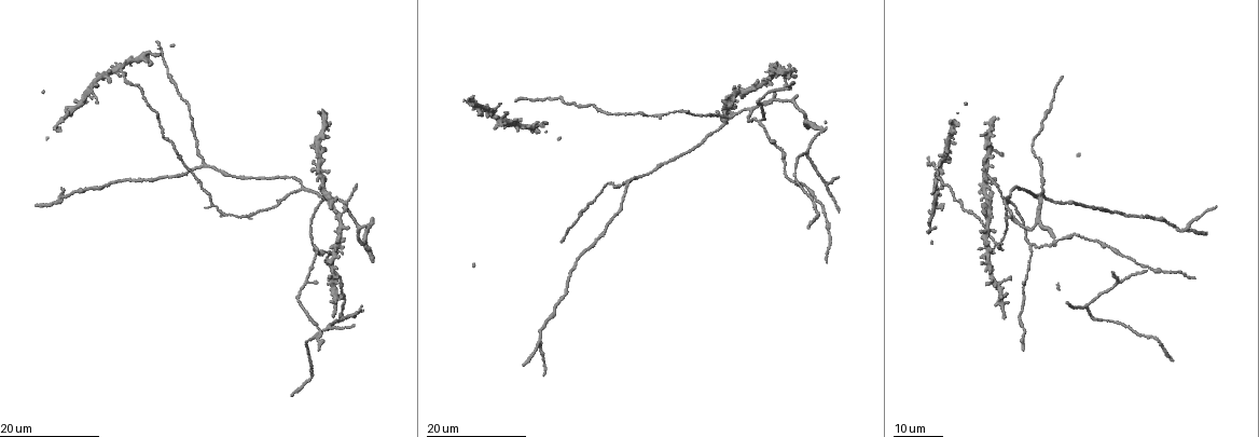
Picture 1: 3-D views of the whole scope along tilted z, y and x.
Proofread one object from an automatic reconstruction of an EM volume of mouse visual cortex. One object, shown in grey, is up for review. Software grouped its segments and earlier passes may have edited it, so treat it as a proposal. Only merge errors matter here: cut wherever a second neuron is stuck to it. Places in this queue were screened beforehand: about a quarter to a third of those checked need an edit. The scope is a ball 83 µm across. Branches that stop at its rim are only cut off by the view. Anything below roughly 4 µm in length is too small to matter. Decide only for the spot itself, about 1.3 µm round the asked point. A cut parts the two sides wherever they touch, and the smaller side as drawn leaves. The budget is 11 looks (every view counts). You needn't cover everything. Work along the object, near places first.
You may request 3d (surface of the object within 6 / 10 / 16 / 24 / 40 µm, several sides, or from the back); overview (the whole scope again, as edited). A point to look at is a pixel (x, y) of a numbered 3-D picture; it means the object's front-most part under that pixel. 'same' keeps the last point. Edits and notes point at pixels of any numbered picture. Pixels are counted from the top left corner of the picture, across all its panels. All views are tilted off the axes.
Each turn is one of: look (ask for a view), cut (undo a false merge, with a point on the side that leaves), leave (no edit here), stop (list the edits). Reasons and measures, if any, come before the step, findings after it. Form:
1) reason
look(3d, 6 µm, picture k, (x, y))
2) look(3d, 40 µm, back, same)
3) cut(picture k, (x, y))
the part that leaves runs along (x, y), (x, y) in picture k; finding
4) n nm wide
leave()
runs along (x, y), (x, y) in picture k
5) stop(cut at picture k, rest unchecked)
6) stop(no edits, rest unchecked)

calibre changes
look(3d, 16 µm, picture 1, (1096, 243))

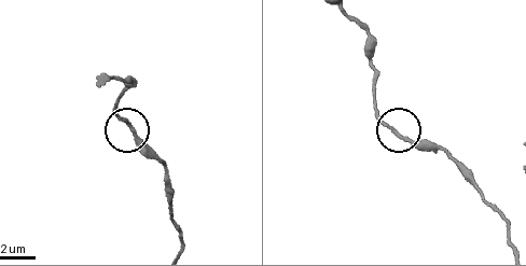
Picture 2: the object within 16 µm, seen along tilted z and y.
look(3d, 10 µm, picture 2, (403, 137))

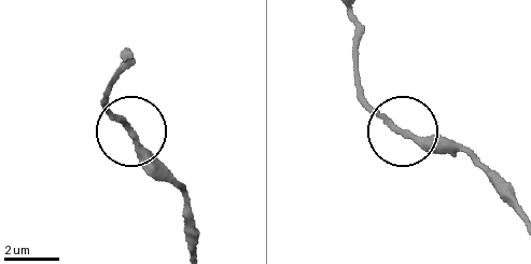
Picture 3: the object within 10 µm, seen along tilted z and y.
leave()
runs along (353, 18), (360, 92), (367, 105), (422, 139), (461, 147) in picture 3; continuous, no second neuron

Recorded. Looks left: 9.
branch point
look(3d, 24 µm, picture 1, (328, 329))

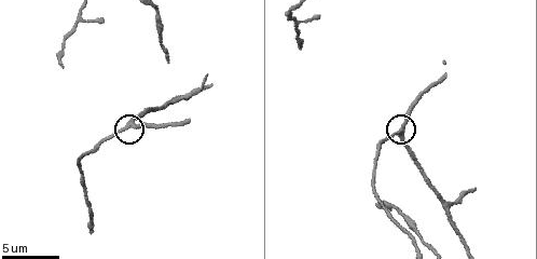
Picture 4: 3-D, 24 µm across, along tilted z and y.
look(3d, 10 µm, picture 4, (130, 123))

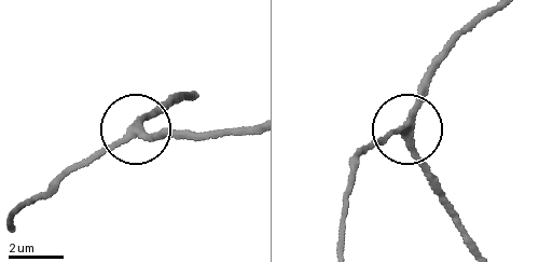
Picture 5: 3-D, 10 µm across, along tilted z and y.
3 arms
leave()
one neuron here

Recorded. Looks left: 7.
two arms in line, one across
look(3d, 16 µm, picture 1, (759, 121))

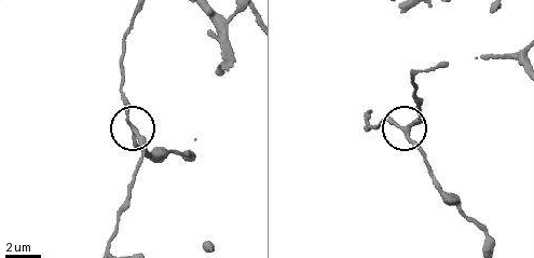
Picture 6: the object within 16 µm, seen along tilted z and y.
zoom in
look(3d, 6 µm, picture 6, (135, 128))

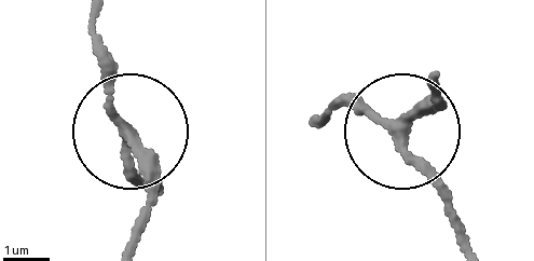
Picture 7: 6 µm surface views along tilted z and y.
side arm 27 µm
leave()
runs along (87, 13), (107, 96), (148, 159), (145, 224) in picture 7; continuous, no second neuron

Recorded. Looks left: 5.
branch point
look(3d, 24 µm, picture 1, (753, 111))

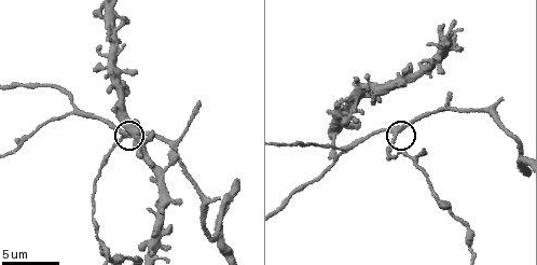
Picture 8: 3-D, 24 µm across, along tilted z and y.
look(3d, 6 µm, picture 8, (394, 136))

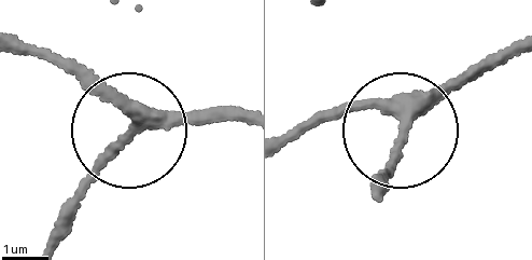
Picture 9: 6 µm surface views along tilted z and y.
from behind
look(3d, 6 µm, back, picture 9, (134, 125))

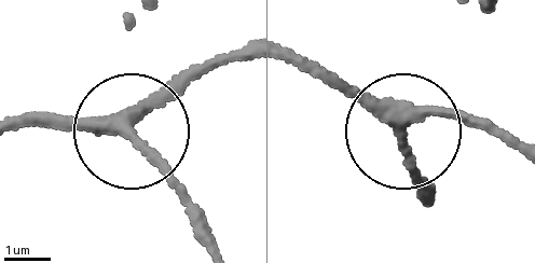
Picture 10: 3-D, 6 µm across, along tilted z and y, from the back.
3 arms
leave()
continuous, no second neuron

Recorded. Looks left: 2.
arms part here
look(3d, 10 µm, picture 8, (343, 152))

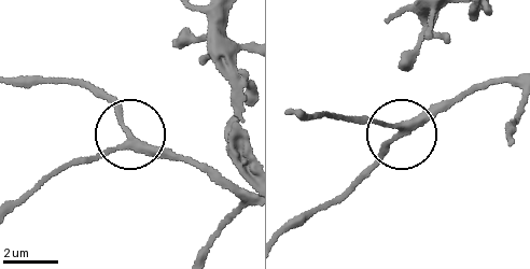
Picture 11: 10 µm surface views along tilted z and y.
zoom in
look(3d, 6 µm, picture 11, (401, 132))

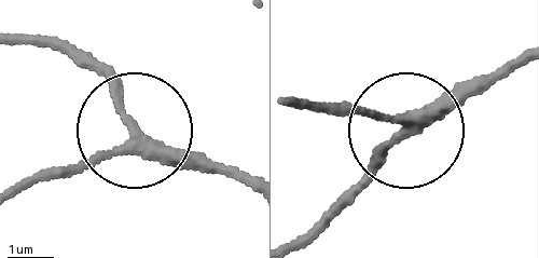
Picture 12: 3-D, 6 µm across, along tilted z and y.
230 nm wide
leave()
runs along (245, 186), (148, 138), (112, 68), (92, 54) in picture 12; continuous, no second neuron

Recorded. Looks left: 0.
stop(no edits, rest unchecked)

